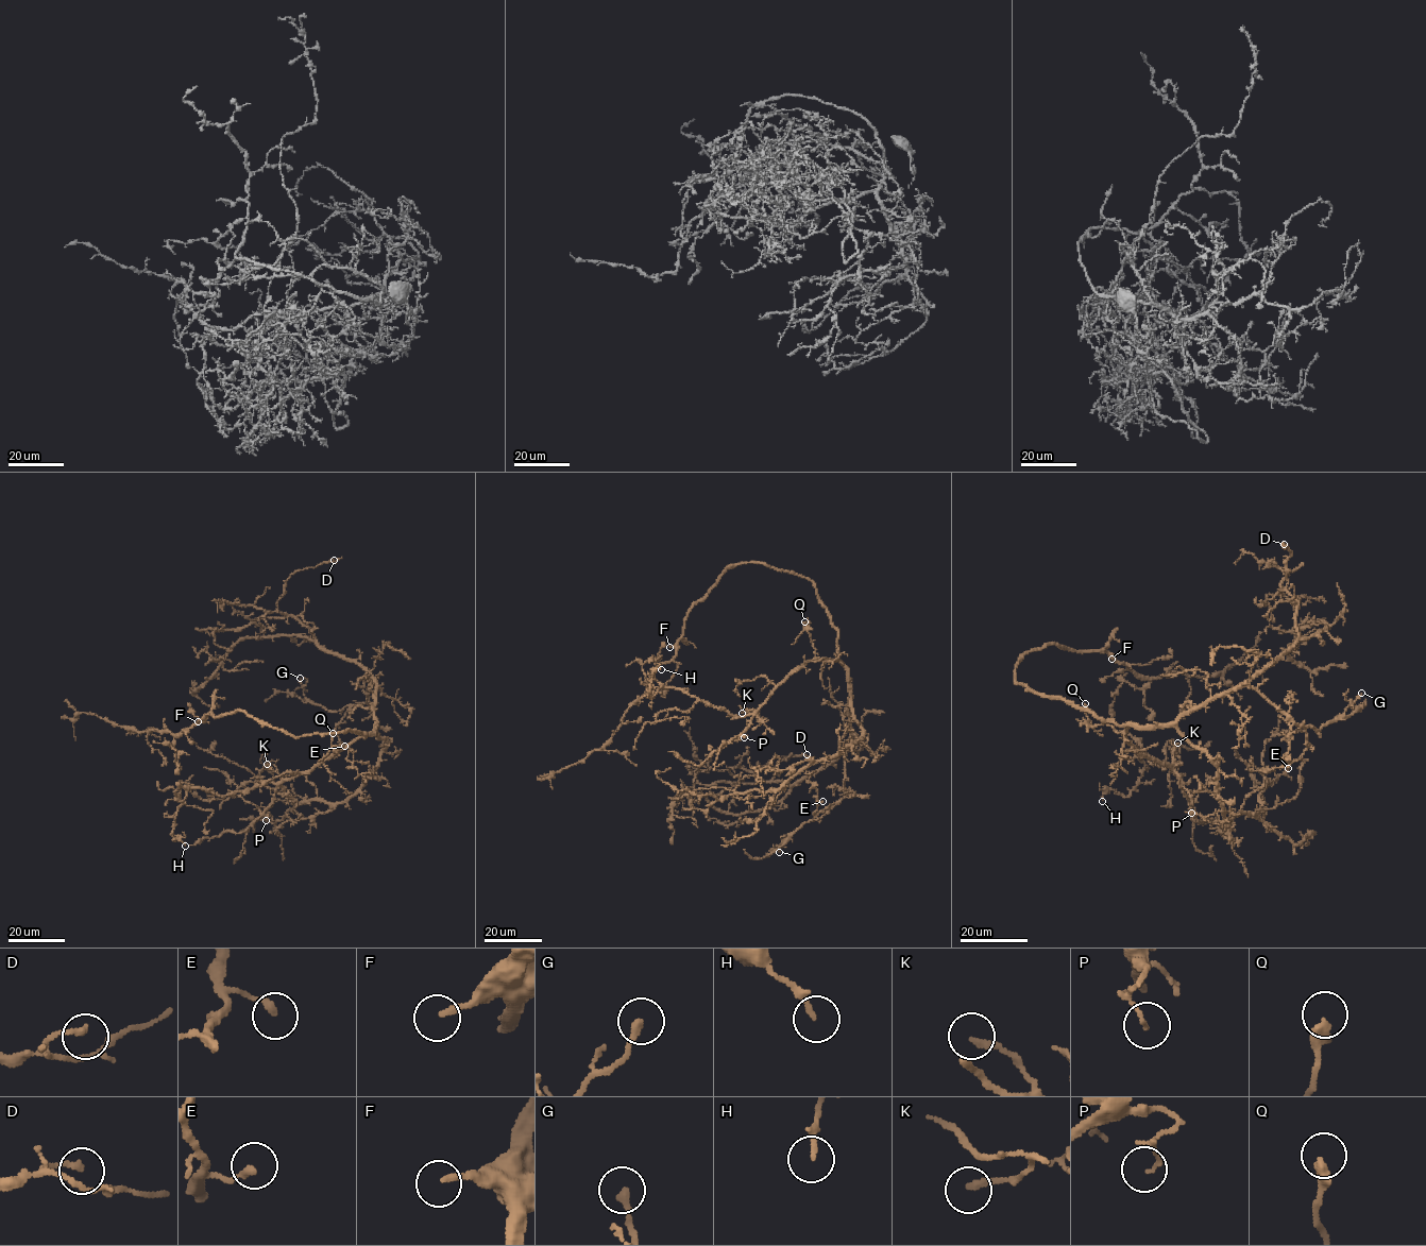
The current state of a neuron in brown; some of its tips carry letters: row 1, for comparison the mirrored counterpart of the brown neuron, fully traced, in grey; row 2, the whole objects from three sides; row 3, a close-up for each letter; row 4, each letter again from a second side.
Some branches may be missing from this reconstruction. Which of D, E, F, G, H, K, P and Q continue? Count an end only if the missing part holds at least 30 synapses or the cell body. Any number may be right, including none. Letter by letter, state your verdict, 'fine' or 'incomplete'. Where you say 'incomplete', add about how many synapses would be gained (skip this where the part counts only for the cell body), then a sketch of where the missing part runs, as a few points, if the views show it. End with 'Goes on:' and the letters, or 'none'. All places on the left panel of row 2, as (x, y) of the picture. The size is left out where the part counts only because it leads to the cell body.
D: fine
E: fine
F: fine
G: fine
H: fine
K: fine
P: fine
Q: fine
Goes on: none

